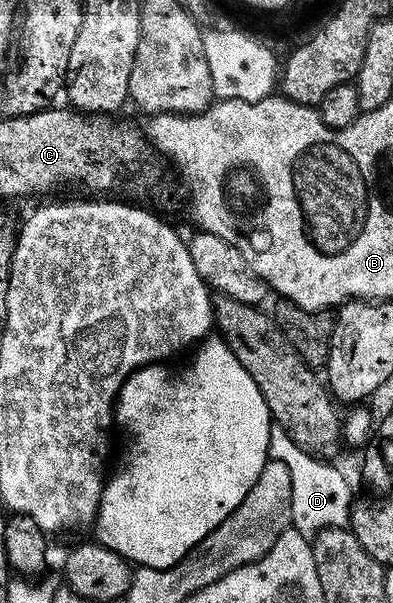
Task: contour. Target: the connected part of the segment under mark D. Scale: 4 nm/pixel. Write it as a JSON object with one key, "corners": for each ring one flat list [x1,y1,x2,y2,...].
{"corners":[[277,425,271,428,269,455,270,458,277,461,285,461,285,469,289,469,291,492,293,493,293,501,291,502,291,527,294,531,301,533,310,541,315,538,317,533,321,533,325,529,329,529,330,527,347,527,350,524,351,508,353,506,351,487,347,484,346,477,337,468,330,467,330,462,308,455,305,449,298,447]]}

